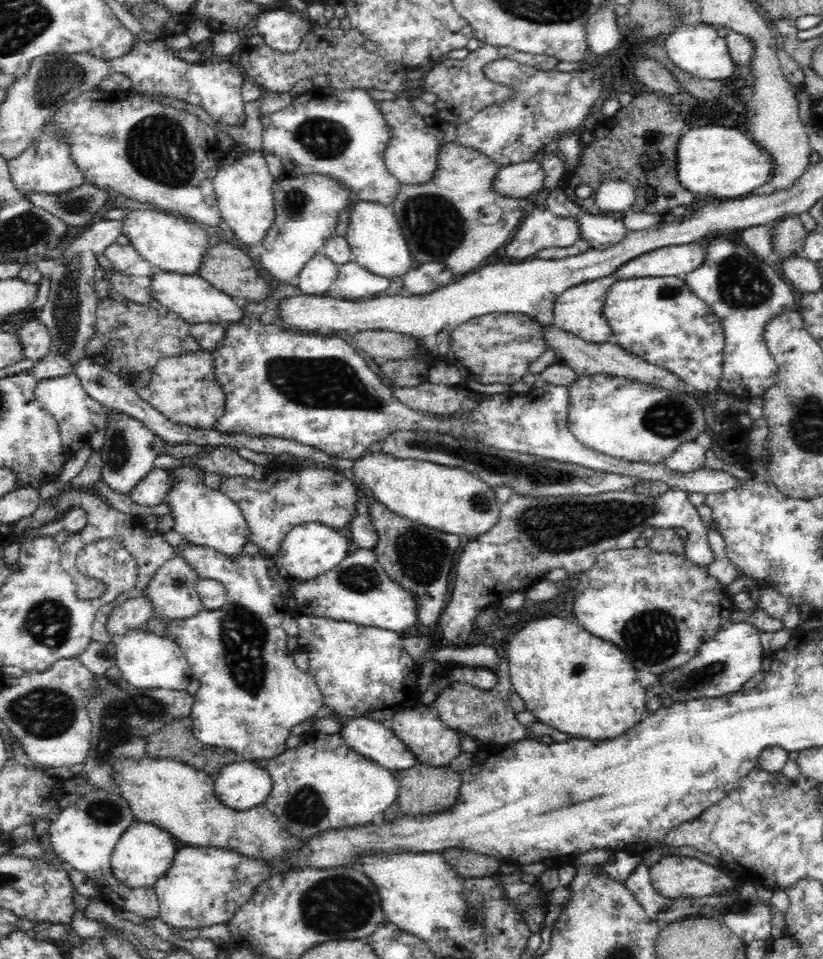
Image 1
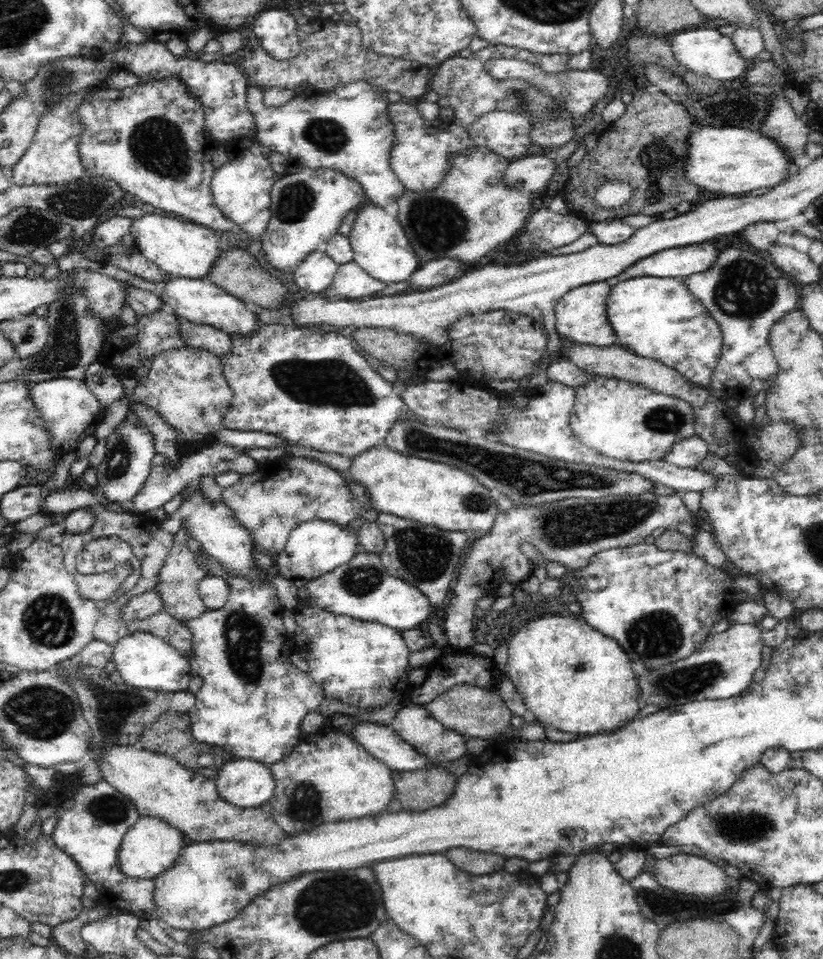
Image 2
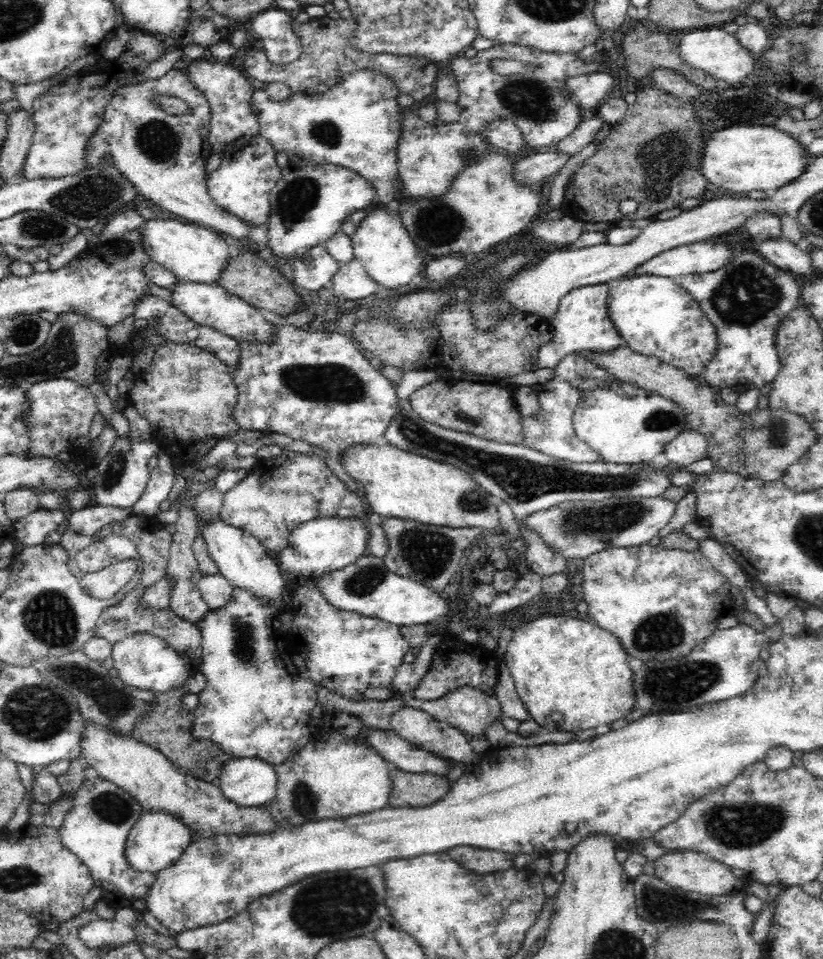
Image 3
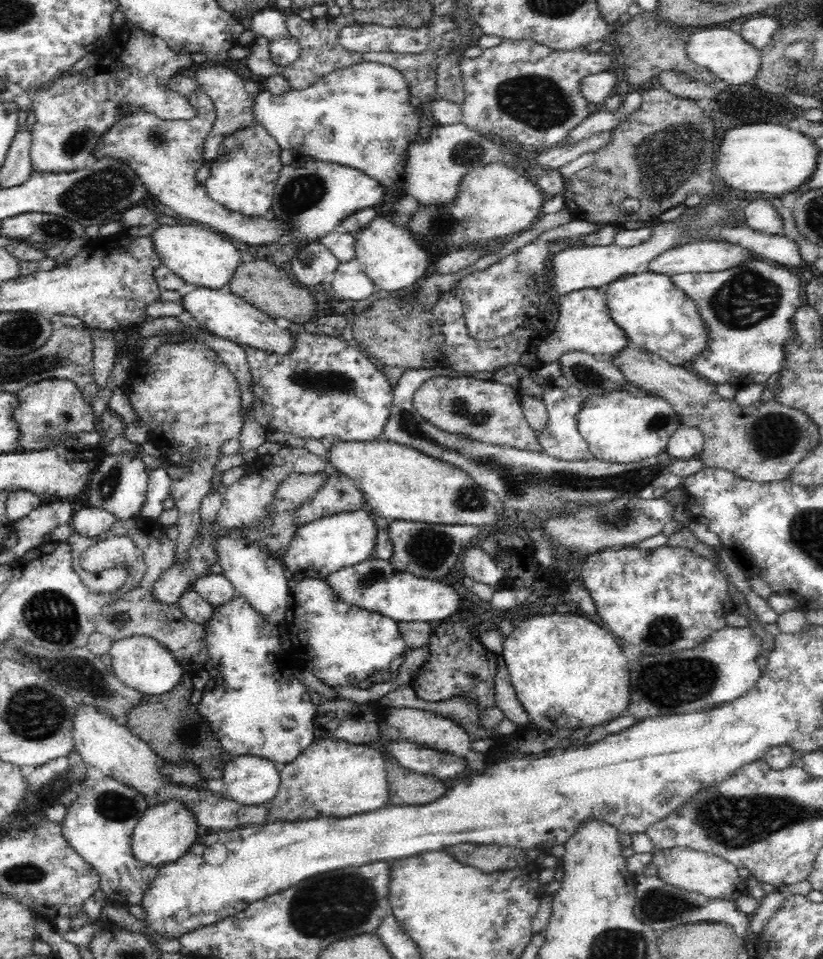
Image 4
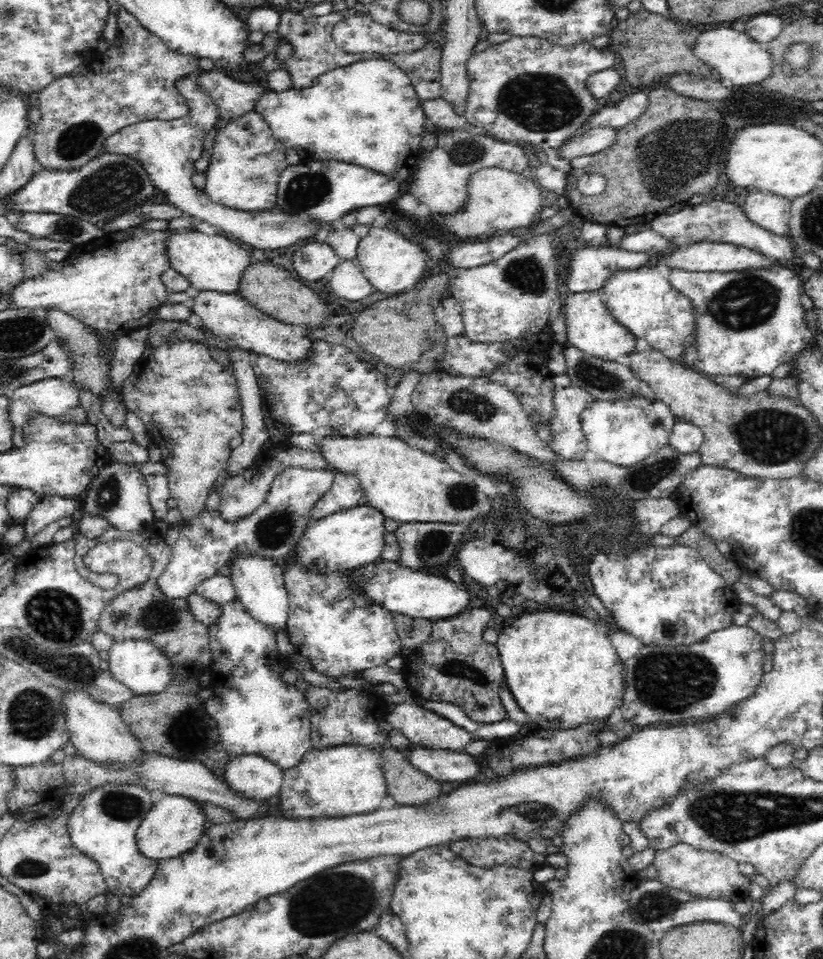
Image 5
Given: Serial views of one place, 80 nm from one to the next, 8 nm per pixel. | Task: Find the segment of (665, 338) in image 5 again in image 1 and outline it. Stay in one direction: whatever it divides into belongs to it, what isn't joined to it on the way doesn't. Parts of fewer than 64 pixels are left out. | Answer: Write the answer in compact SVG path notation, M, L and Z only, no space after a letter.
M676 276L629 278L612 284L605 296L604 316L613 332L616 345L628 353L656 363L680 377L693 391L708 393L718 391L717 378L723 365L725 335L720 319L700 300L684 279Z

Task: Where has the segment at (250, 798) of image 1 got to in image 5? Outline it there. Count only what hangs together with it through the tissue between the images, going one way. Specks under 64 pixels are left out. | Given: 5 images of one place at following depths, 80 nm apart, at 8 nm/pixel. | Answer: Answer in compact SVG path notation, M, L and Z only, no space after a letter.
M257 754L232 756L223 776L232 789L252 799L275 799L284 782L284 771Z

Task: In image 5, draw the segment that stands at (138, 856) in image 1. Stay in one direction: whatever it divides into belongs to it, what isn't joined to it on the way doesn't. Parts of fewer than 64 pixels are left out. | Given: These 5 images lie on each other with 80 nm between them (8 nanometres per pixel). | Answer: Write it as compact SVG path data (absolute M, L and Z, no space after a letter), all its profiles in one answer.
M160 795L136 832L136 844L142 854L159 861L192 850L208 827L207 814L200 803L188 797Z

